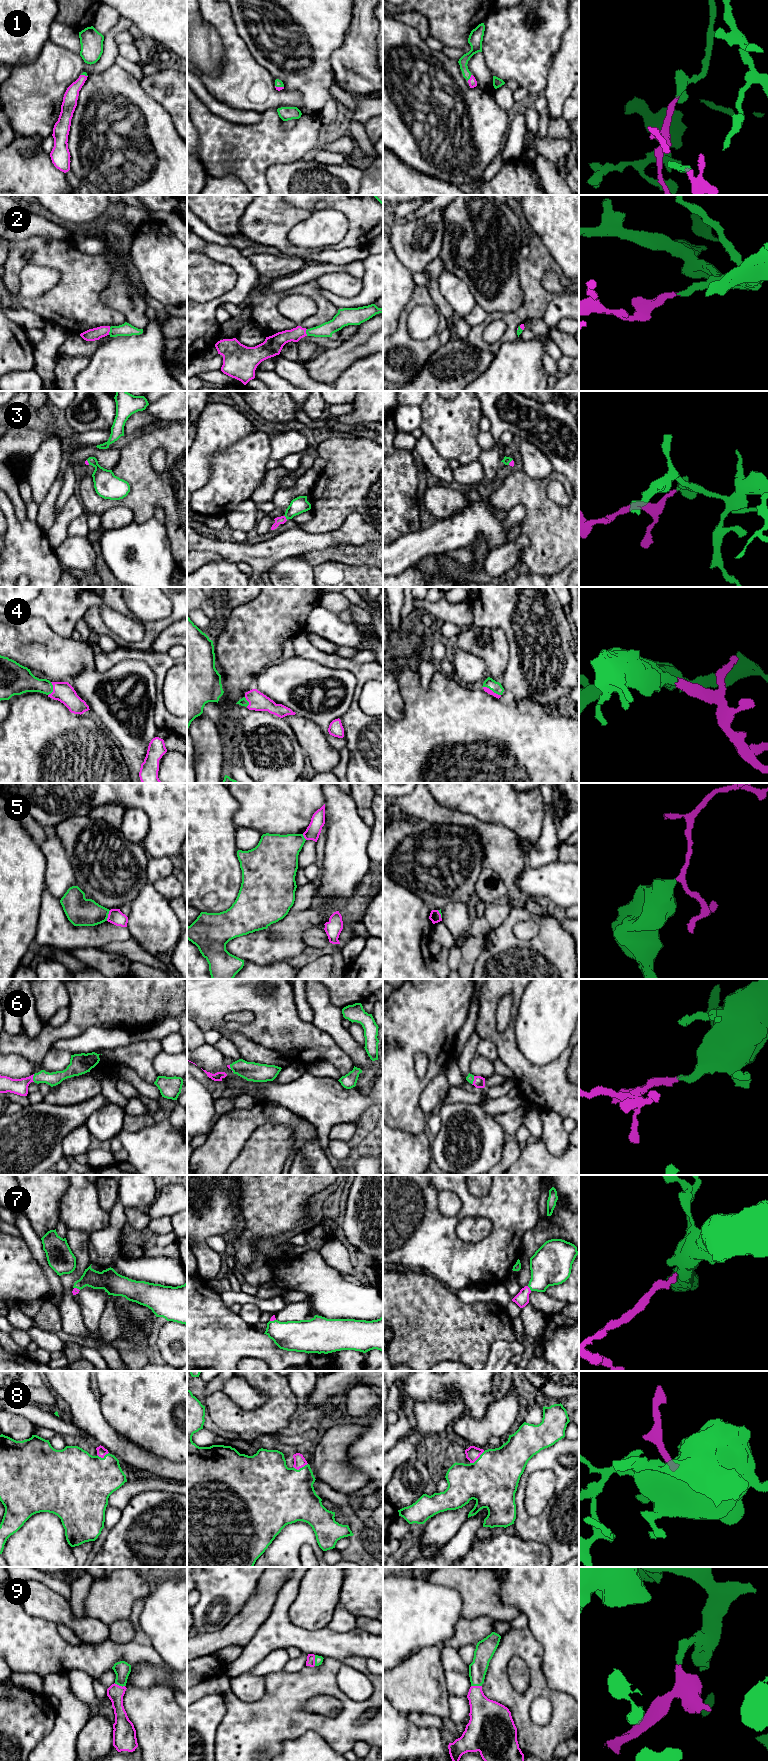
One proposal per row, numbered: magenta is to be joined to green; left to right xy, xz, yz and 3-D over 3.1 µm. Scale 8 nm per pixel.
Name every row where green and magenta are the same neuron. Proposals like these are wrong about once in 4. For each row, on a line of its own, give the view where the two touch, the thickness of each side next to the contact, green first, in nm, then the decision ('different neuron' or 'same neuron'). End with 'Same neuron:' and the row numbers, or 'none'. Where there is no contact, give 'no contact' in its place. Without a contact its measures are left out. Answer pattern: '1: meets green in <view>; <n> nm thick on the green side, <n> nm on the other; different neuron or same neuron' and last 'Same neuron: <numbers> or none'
1: meets green in yz; 100 nm thick on the green side, 70 nm on the other; same neuron
2: meets green in xy; 110 nm thick on the green side, 100 nm on the other; same neuron
3: meets green in xz; 130 nm thick on the green side, 60 nm on the other; same neuron
4: meets green in yz; 90 nm thick on the green side, 40 nm on the other; same neuron
5: meets green in xy; 220 nm thick on the green side, 120 nm on the other; different neuron
6: meets green in yz; 60 nm thick on the green side, 100 nm on the other; same neuron
7: meets green in yz; 320 nm thick on the green side, 110 nm on the other; same neuron
8: meets green in yz; 420 nm thick on the green side, 110 nm on the other; same neuron
9: meets green in xz; 60 nm thick on the green side, 70 nm on the other; same neuron
Same neuron: 1, 2, 3, 4, 6, 7, 8, 9

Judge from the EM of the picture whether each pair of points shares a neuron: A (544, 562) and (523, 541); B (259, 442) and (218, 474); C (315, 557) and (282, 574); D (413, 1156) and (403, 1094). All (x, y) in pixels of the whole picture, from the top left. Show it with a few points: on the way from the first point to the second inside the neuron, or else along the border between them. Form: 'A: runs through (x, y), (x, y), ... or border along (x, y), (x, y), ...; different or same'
A: border along (525, 534), (529, 544), (522, 551), (522, 559); different
B: runs through (249, 452), (228, 473); same
C: border along (298, 556), (305, 559), (313, 567); different
D: border along (393, 1127), (411, 1133), (422, 1133); different

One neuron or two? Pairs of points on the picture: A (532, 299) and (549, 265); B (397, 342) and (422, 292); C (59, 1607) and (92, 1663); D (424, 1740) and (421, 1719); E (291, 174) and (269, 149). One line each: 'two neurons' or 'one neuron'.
A: one neuron
B: one neuron
C: two neurons
D: two neurons
E: two neurons

